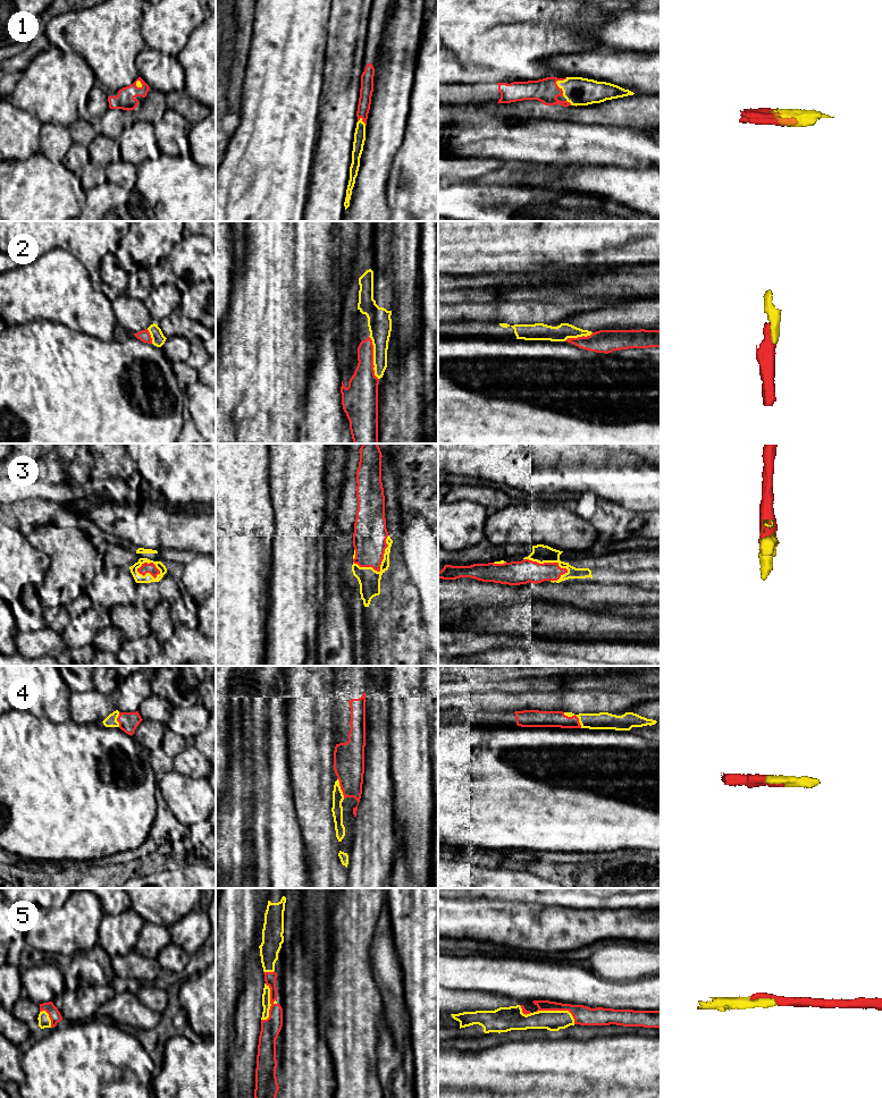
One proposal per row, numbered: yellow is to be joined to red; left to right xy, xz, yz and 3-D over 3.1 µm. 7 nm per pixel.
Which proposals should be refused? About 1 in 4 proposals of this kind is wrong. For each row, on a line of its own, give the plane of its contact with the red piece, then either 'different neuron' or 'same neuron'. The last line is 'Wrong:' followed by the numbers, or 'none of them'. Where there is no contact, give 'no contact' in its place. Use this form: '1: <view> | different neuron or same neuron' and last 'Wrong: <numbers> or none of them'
1: yz | same neuron
2: xz | same neuron
3: yz | same neuron
4: yz | same neuron
5: xz | same neuron
Wrong: none of them

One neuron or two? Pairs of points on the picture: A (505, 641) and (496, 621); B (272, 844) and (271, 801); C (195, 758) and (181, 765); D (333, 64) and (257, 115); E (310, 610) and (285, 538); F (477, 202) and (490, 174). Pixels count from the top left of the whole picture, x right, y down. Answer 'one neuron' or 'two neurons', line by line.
A: two neurons
B: one neuron
C: one neuron
D: two neurons
E: one neuron
F: two neurons

